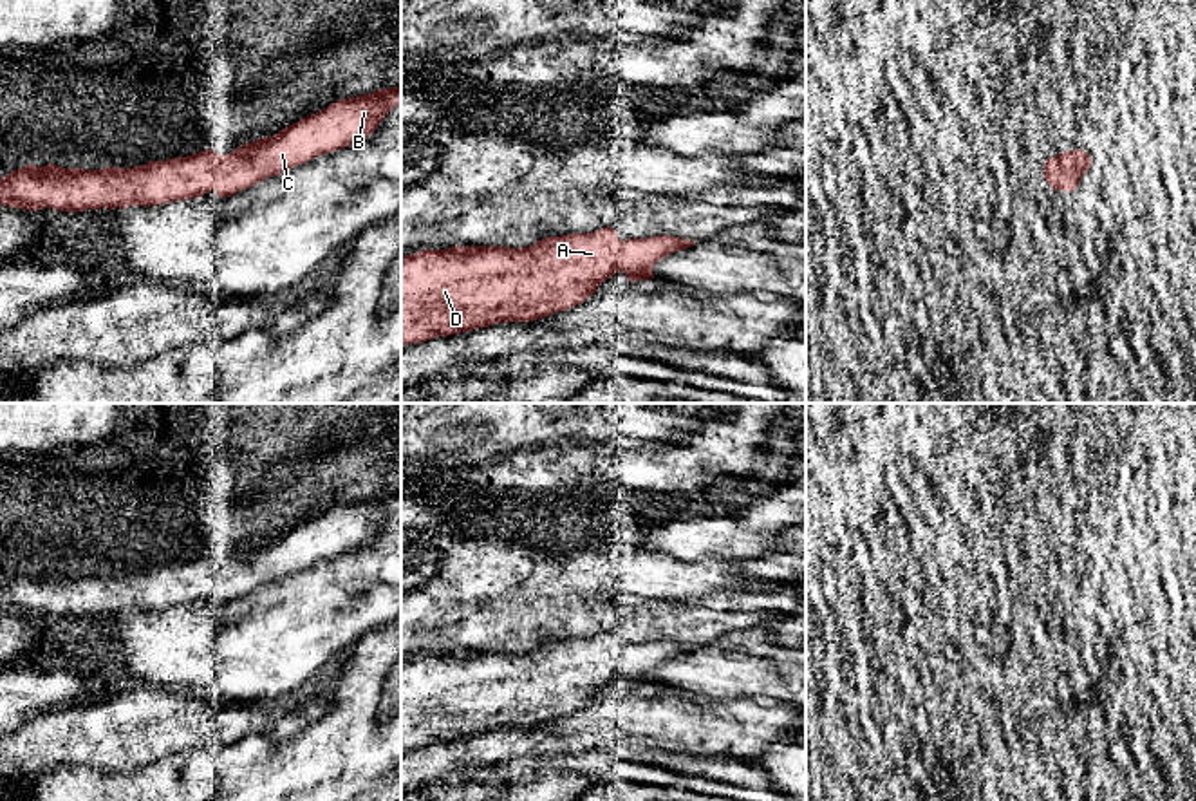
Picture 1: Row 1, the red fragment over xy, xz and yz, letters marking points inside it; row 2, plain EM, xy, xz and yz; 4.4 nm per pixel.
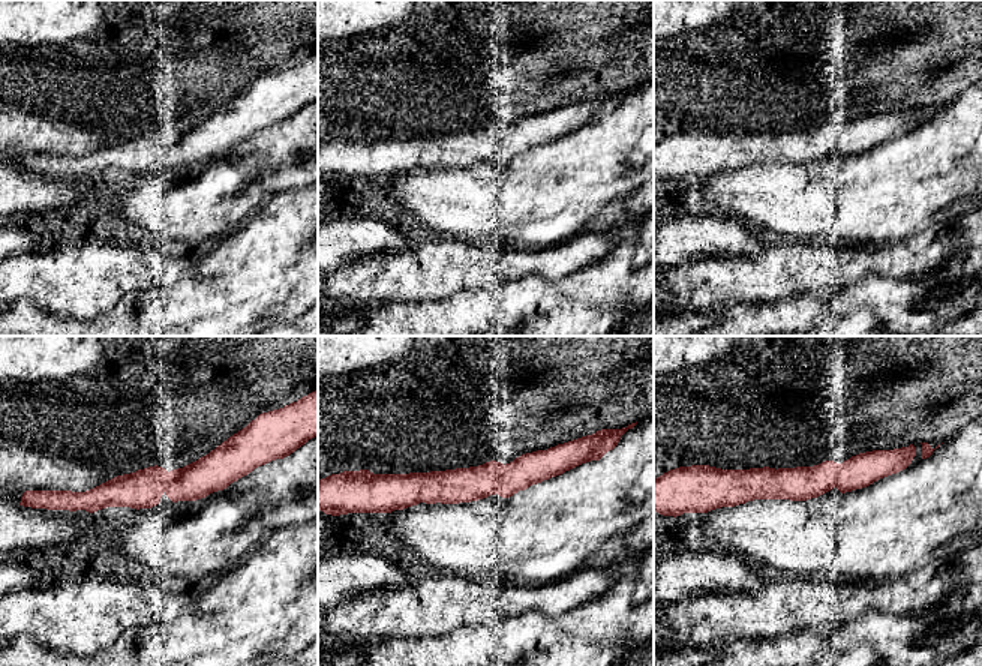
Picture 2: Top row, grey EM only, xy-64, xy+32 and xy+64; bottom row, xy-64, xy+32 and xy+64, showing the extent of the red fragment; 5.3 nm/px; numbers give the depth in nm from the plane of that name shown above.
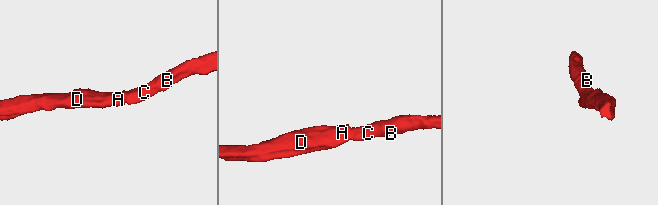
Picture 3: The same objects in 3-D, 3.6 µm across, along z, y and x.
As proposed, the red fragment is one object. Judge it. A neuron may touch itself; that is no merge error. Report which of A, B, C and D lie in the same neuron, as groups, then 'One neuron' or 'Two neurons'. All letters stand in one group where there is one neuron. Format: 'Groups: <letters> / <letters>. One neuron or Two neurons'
Groups: A B C D. One neuron

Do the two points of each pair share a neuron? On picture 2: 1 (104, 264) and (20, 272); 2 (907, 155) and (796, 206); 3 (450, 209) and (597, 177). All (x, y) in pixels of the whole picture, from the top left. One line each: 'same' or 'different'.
1: same
2: same
3: same

